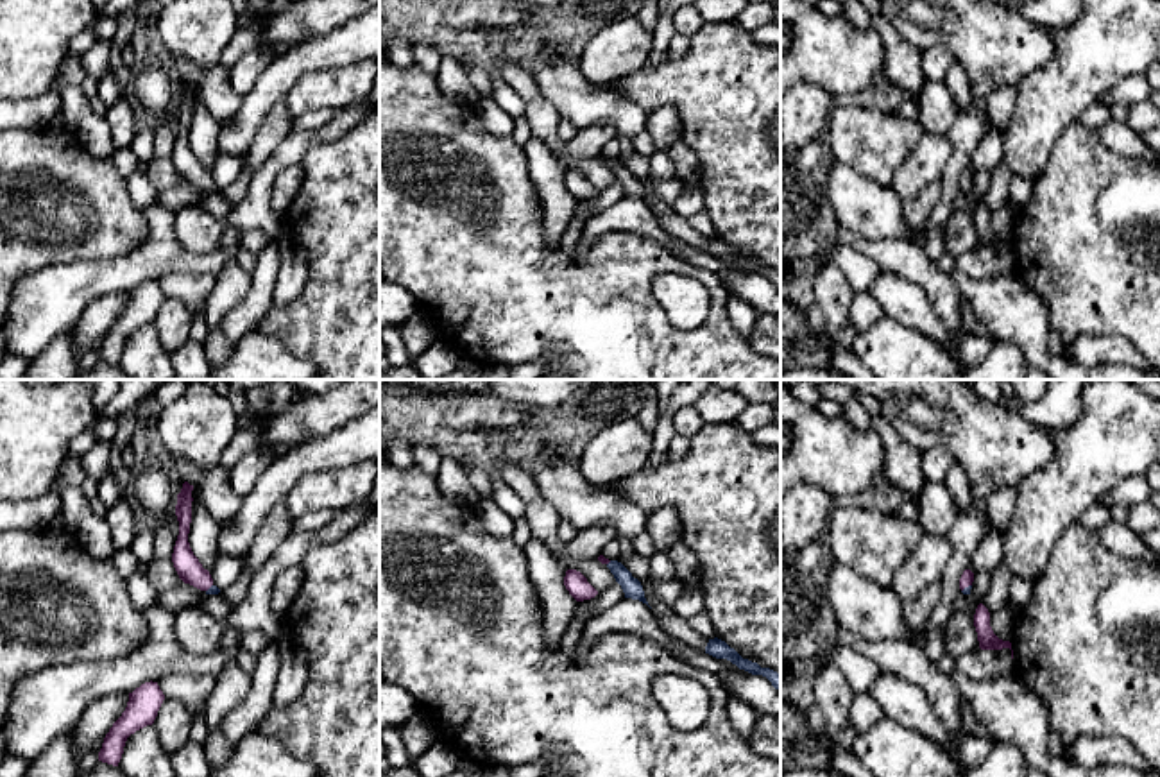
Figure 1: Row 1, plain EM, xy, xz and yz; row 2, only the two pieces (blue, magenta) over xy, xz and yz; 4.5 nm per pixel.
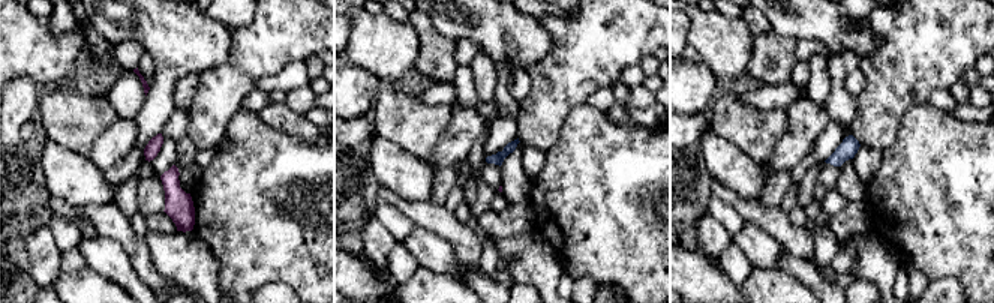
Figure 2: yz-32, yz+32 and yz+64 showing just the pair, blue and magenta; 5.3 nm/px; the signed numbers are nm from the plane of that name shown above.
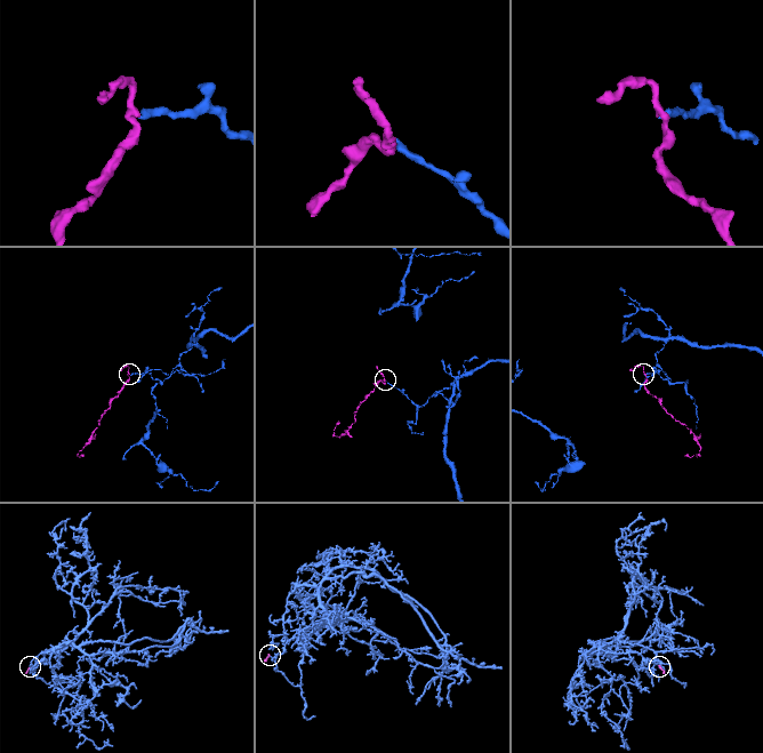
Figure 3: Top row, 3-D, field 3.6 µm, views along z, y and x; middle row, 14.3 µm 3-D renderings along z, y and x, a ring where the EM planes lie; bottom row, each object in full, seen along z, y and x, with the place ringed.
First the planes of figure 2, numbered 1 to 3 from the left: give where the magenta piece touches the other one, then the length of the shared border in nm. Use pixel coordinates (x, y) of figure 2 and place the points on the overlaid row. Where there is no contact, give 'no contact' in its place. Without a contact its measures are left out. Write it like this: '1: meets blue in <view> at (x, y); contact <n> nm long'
1: no contact
2: no contact
3: no contact

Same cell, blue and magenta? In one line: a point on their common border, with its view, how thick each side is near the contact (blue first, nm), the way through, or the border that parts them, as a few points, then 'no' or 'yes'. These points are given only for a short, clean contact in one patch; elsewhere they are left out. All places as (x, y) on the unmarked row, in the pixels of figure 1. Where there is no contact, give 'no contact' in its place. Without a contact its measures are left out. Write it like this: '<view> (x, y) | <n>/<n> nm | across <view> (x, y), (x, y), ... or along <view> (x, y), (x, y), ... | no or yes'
yz (965, 187) | 30/60 nm | across yz (967, 188), (965, 187), (967, 176) | yes

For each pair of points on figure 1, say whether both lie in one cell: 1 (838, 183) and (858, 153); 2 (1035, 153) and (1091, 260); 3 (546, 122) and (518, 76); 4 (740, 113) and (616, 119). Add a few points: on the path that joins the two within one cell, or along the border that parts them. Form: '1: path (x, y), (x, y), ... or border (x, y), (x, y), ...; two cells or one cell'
1: border (836, 162), (887, 187); two cells
2: border (1062, 133), (1048, 169), (1035, 181); two cells
3: path (537, 111), (525, 86); one cell
4: border (614, 90), (647, 115); two cells

